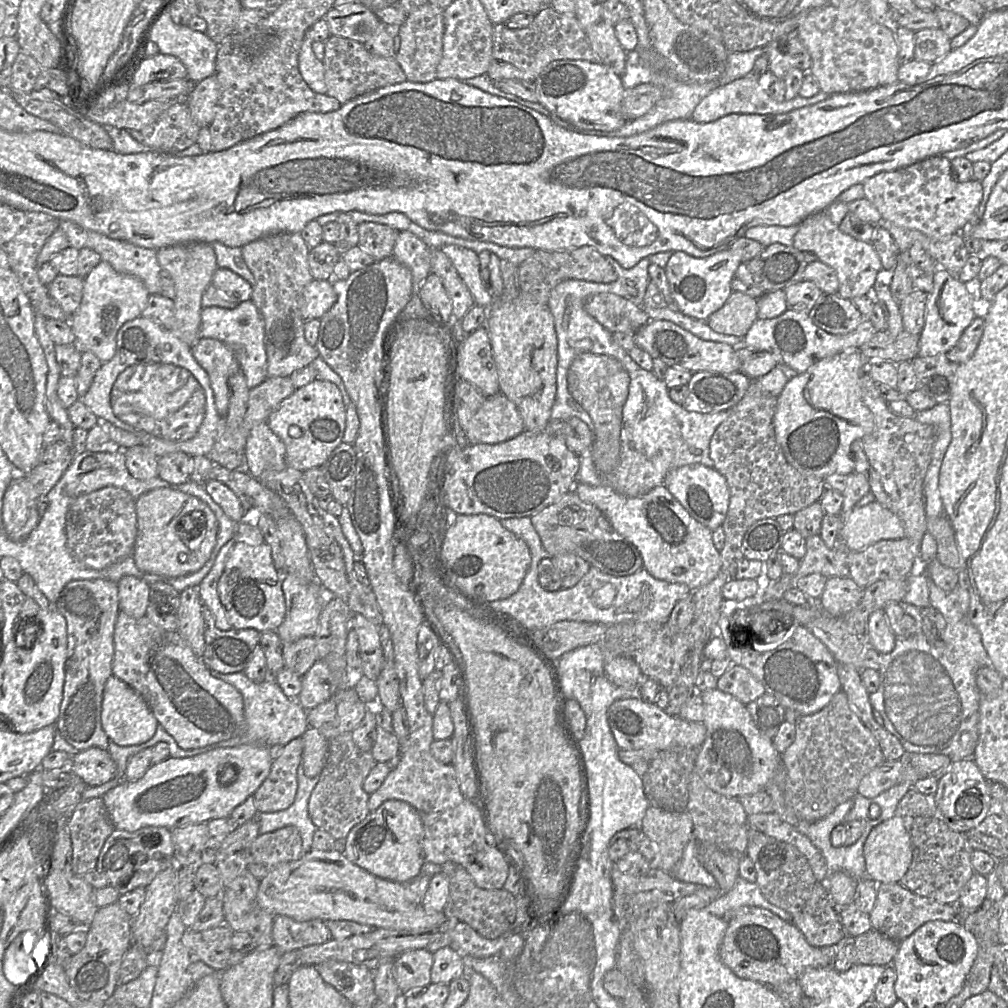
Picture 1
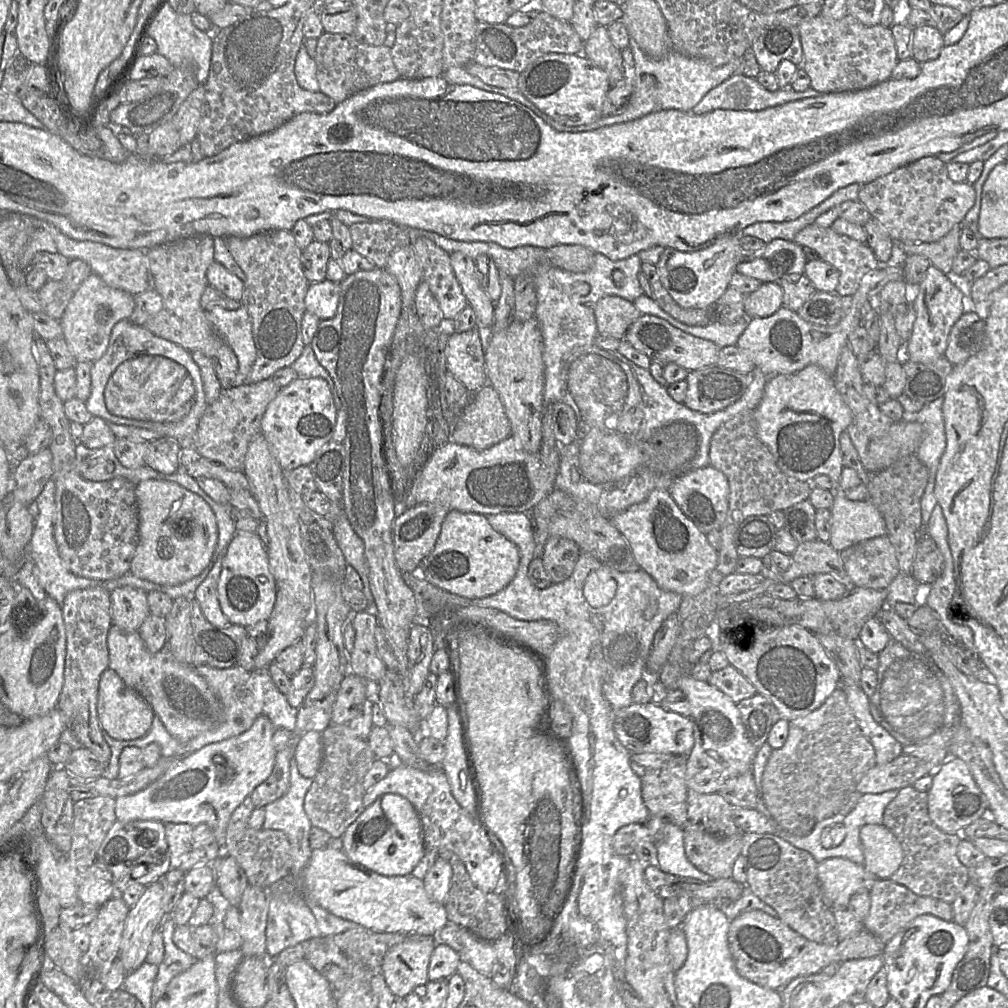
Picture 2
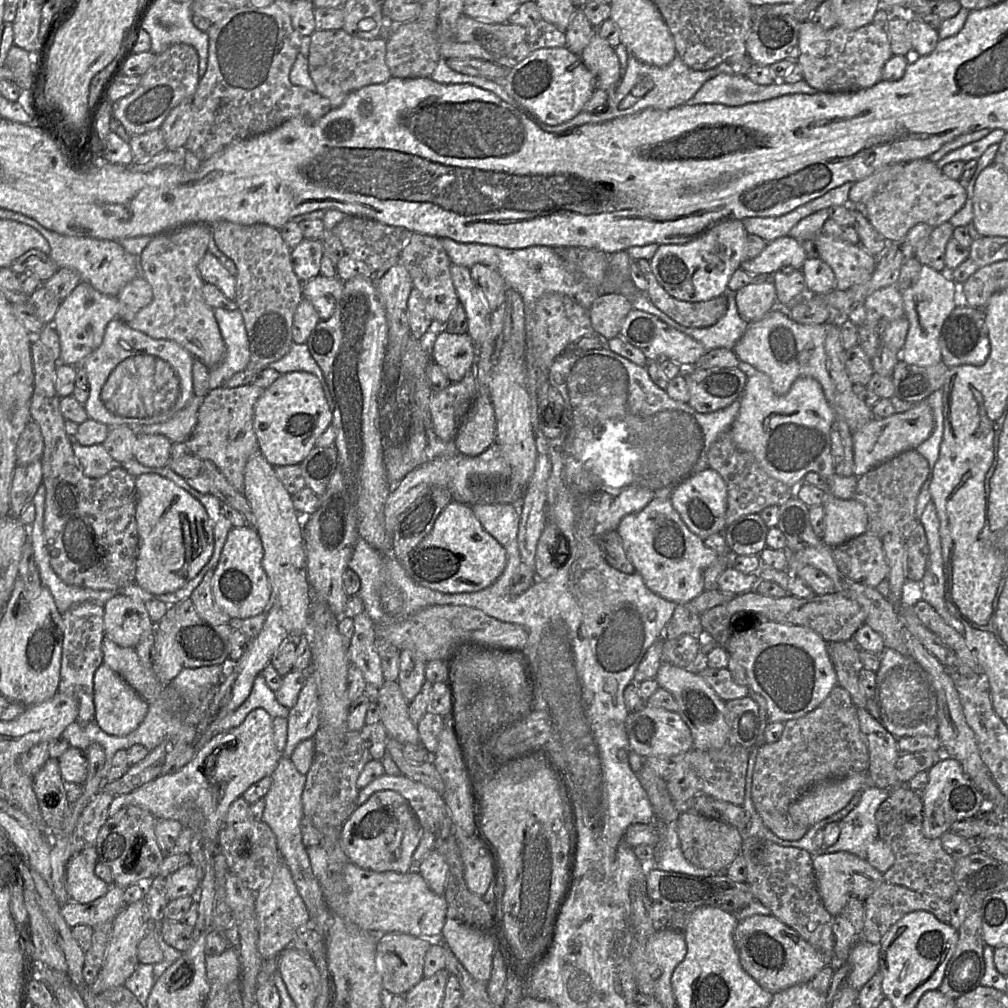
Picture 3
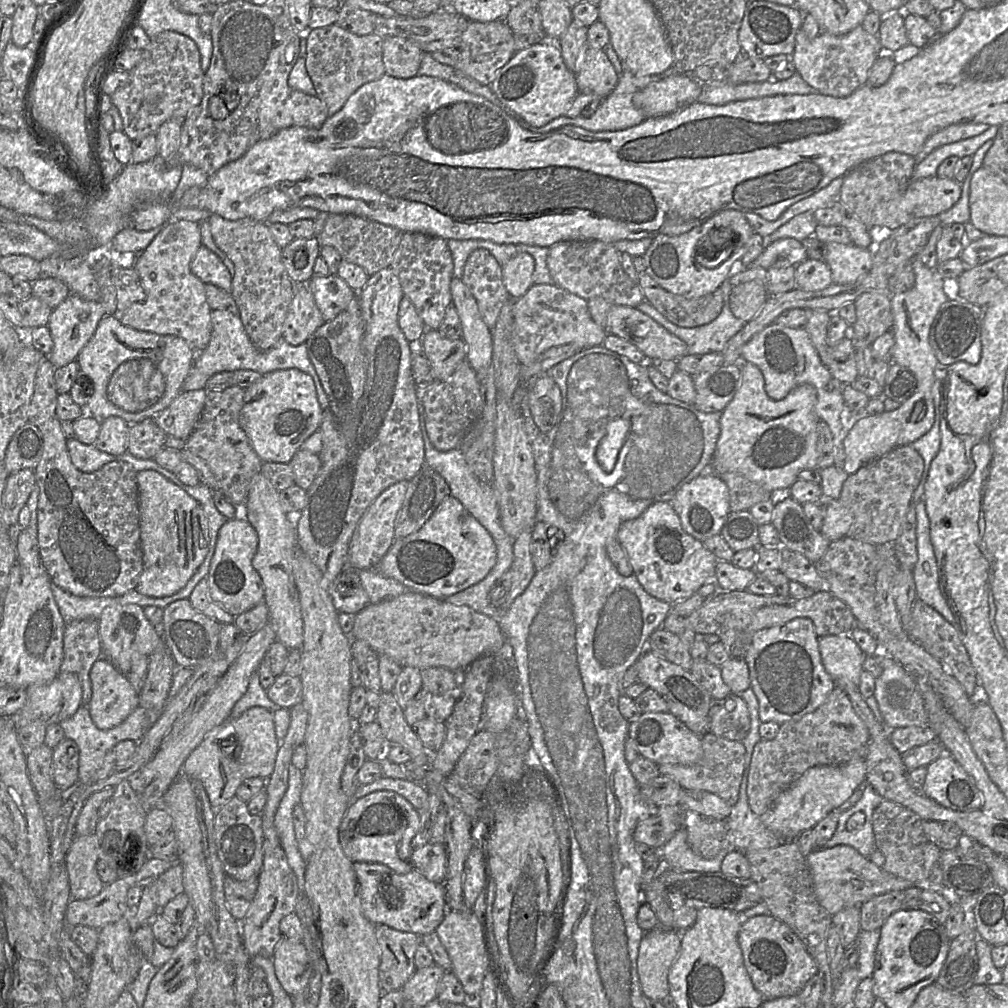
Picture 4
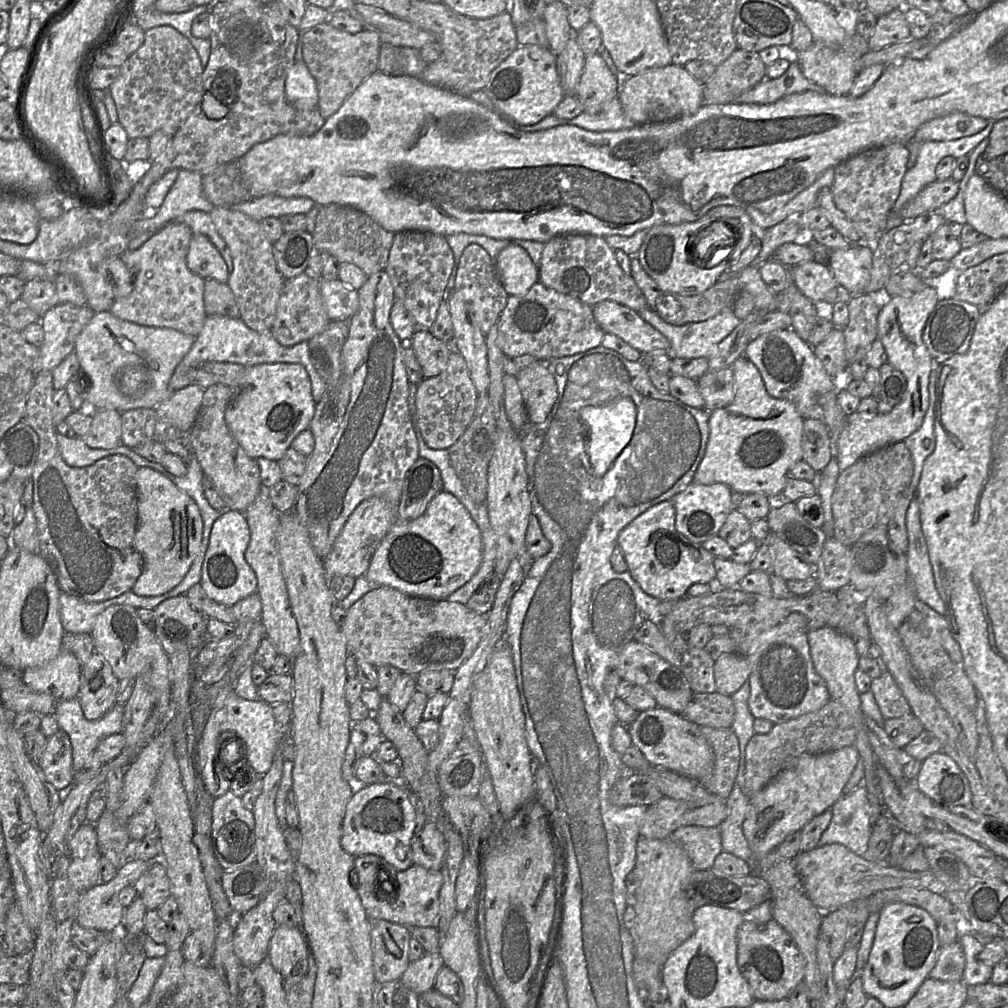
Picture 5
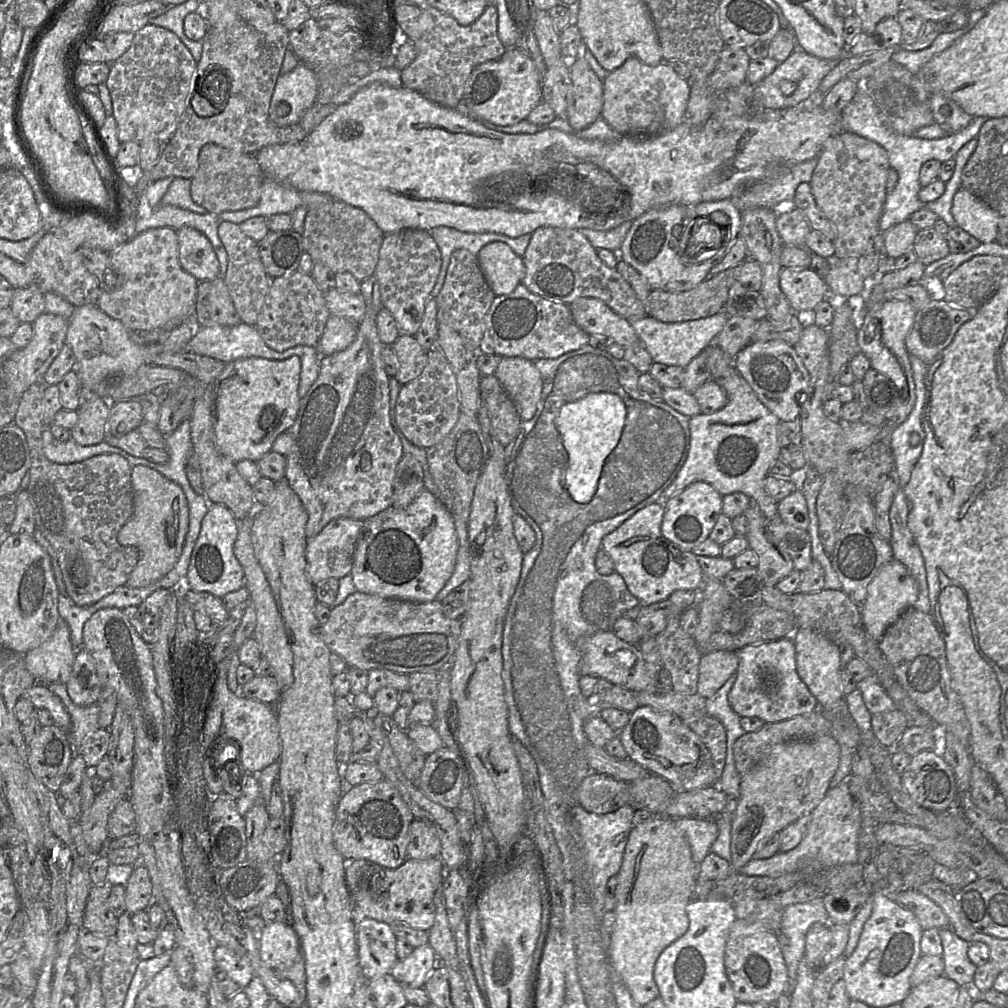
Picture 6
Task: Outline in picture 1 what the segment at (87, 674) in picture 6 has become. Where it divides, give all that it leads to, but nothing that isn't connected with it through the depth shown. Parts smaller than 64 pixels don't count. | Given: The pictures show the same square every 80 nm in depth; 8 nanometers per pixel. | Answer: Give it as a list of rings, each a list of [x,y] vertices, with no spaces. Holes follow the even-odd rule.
[[[111,675],[106,681],[102,707],[101,725],[108,739],[119,746],[133,746],[145,743],[156,732],[158,721],[146,700],[116,676]]]

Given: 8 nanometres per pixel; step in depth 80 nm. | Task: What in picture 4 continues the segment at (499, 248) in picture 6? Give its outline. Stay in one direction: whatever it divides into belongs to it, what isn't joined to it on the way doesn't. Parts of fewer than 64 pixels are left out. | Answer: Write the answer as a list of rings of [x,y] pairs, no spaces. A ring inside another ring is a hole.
[[[520,253],[501,266],[503,282],[511,298],[520,298],[530,289],[534,268],[534,259],[527,253]]]

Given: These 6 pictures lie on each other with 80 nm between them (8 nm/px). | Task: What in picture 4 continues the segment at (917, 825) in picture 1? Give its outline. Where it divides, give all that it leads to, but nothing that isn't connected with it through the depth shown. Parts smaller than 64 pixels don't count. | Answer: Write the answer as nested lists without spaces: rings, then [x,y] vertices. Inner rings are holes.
[[[883,800],[874,810],[872,827],[875,846],[883,854],[883,869],[897,877],[910,881],[915,888],[945,894],[943,873],[940,865],[941,849],[932,842],[914,845],[910,840],[913,825],[922,820],[910,809],[889,800]]]

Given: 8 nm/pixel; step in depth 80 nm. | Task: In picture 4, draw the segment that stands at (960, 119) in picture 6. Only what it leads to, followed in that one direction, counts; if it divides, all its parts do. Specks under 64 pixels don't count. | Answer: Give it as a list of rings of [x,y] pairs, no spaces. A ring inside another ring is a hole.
[[[958,123],[949,125],[932,134],[924,143],[921,151],[914,156],[916,165],[933,150],[949,143],[958,142],[978,136],[985,132],[989,125],[983,123]]]

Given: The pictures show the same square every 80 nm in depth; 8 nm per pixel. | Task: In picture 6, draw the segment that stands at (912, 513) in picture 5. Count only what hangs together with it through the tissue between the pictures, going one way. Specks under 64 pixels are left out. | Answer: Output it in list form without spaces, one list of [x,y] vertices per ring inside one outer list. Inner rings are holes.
[[[898,489],[889,509],[891,525],[889,543],[893,557],[905,565],[918,584],[918,598],[912,608],[929,613],[931,606],[926,569],[920,548],[908,527],[909,509],[909,502],[903,492]]]

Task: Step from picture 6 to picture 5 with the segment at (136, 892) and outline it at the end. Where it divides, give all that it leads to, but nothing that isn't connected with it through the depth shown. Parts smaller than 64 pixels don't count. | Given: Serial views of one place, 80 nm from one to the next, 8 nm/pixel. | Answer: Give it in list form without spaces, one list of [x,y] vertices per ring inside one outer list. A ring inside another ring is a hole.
[[[154,863],[133,885],[148,910],[158,909],[170,896],[170,883],[166,868]]]

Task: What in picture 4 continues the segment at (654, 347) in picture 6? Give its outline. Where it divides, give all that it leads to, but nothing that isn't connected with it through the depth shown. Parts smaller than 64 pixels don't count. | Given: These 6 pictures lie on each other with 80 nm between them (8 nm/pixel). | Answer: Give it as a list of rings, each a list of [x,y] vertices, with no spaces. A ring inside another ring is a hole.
[[[729,278],[720,285],[720,288],[724,294],[723,309],[715,320],[702,326],[692,328],[677,326],[667,320],[646,300],[636,308],[684,341],[688,347],[688,355],[721,352],[726,343],[744,327],[745,322],[735,317],[731,311],[729,295],[733,286]]]

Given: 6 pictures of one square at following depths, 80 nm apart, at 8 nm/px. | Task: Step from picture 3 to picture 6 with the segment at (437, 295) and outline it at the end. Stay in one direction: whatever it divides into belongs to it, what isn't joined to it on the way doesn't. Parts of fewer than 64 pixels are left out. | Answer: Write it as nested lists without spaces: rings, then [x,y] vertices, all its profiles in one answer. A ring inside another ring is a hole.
[[[406,229],[385,234],[373,275],[380,287],[383,308],[389,310],[394,317],[400,334],[414,335],[420,327],[441,264],[440,249],[430,231]]]

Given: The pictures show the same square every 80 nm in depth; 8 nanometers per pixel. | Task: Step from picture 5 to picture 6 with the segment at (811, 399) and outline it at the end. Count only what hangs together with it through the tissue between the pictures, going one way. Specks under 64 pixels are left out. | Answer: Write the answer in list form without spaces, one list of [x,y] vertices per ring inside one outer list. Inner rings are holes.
[[[783,340],[753,341],[736,355],[734,367],[780,421],[799,419],[798,398],[807,390],[810,375],[792,345]]]

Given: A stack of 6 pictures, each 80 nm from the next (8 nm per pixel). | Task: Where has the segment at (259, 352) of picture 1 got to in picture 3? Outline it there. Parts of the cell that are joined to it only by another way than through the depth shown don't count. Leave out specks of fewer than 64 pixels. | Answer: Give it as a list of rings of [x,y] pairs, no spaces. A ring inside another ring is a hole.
[[[213,308],[213,313],[226,345],[226,355],[216,367],[209,368],[210,390],[223,387],[250,361],[249,339],[240,310]]]

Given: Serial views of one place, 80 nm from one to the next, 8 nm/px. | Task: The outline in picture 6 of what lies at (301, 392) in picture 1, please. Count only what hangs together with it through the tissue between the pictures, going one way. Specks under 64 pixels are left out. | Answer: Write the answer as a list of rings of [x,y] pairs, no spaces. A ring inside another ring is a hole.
[[[292,356],[285,360],[270,360],[261,357],[238,359],[226,364],[216,382],[215,436],[219,451],[233,462],[258,461],[272,449],[275,439],[295,421],[301,397],[298,393],[301,360]]]

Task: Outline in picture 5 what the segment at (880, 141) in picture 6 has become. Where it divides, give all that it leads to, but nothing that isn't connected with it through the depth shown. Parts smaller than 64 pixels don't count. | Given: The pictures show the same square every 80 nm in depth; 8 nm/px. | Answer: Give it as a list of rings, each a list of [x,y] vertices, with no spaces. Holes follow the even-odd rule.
[[[993,122],[980,132],[950,141],[926,141],[921,144],[916,162],[909,167],[903,177],[900,193],[894,203],[890,216],[895,216],[899,210],[913,199],[925,186],[936,180],[936,166],[946,156],[959,158],[968,154],[984,139],[993,127]]]

